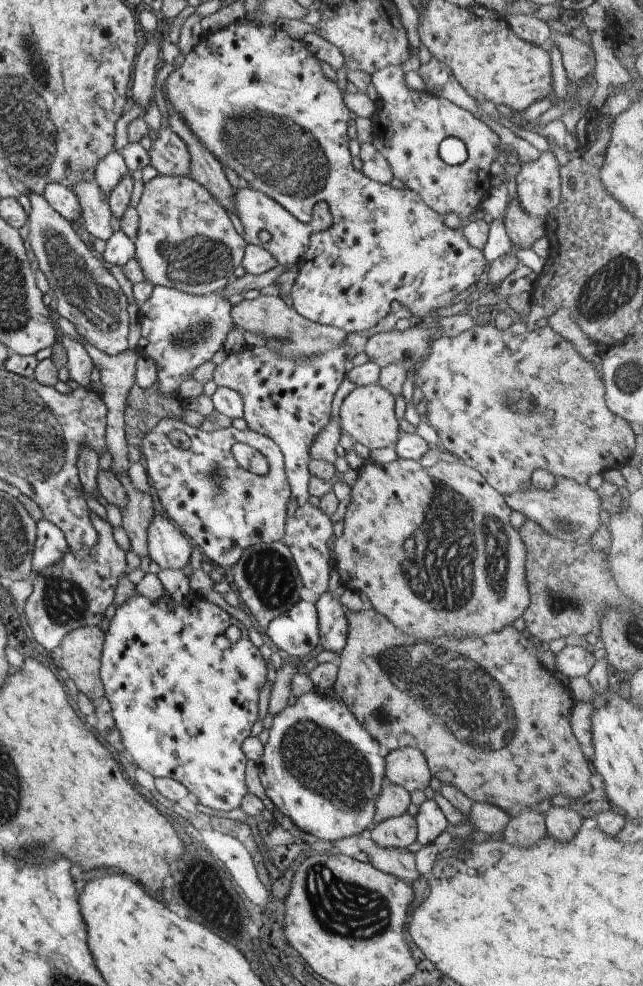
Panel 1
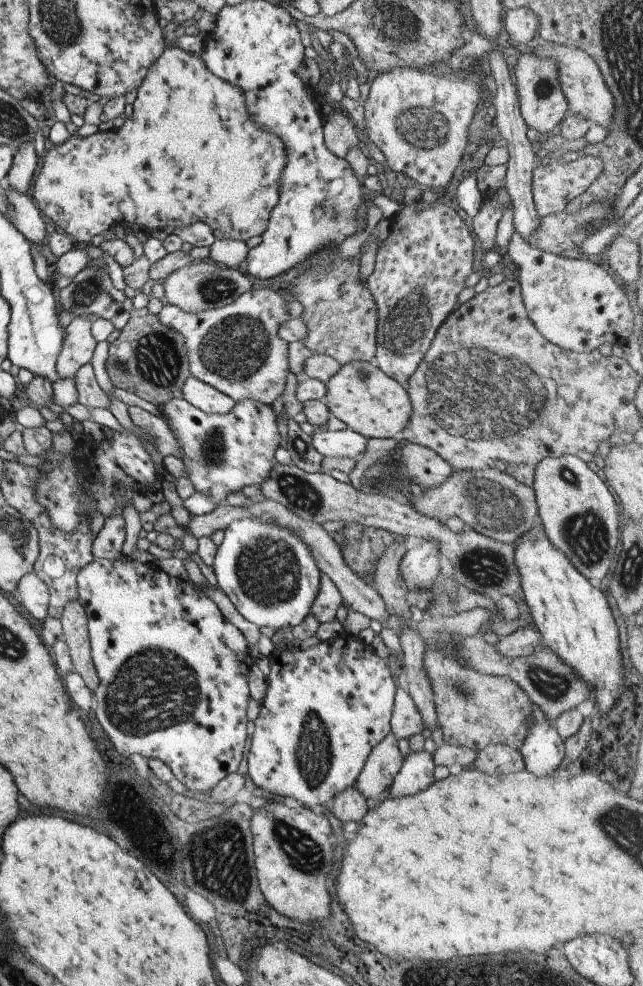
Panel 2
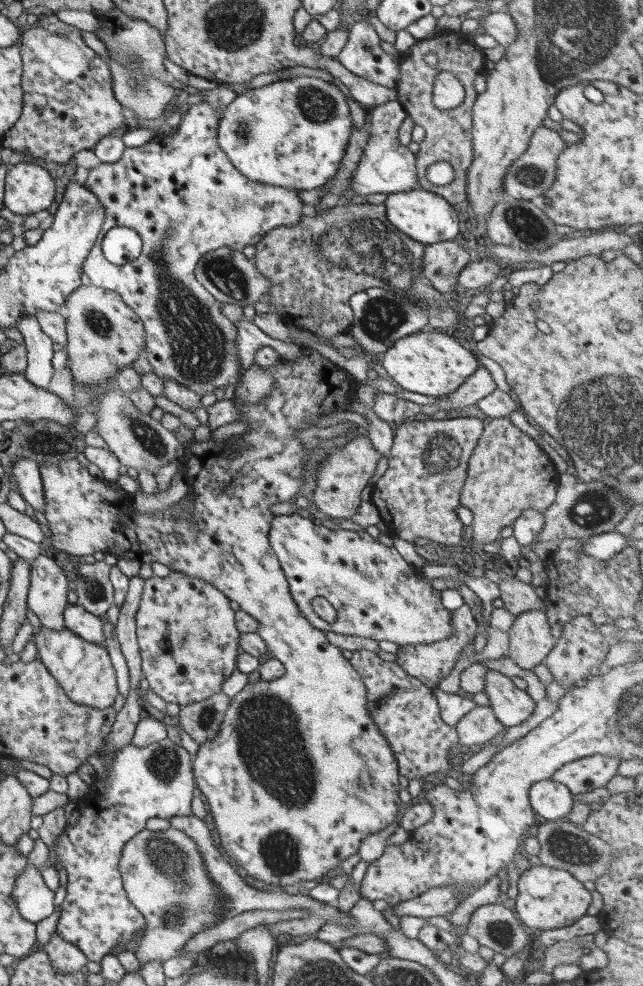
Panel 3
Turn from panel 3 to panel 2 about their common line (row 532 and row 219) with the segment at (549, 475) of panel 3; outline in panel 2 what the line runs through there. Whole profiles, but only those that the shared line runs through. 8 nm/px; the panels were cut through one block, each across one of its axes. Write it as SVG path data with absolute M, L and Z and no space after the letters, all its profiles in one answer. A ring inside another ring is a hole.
M497 191L492 197L483 198L479 212L472 218L471 228L483 252L495 246L496 224L507 203L509 198L506 191Z

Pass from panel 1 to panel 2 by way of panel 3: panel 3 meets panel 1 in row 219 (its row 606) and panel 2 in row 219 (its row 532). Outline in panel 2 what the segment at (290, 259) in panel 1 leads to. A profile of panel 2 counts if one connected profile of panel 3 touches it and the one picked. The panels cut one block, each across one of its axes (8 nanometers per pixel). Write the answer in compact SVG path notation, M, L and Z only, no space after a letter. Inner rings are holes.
M168 22L164 27L163 34L166 34L166 39L164 40L163 52L157 60L153 61L143 80L136 88L135 100L128 107L127 117L121 127L113 128L109 132L100 132L98 130L85 138L71 135L62 144L51 146L49 151L44 154L43 165L40 172L37 172L37 176L35 176L35 182L33 182L32 200L40 210L43 218L46 221L53 222L59 230L63 230L65 234L68 234L76 245L85 246L89 244L95 234L106 234L109 227L114 228L117 225L126 226L134 232L151 235L153 231L157 232L163 229L186 227L193 223L203 223L211 229L215 239L242 242L251 238L251 236L261 236L265 230L269 213L278 199L280 172L286 163L286 152L283 143L278 136L273 136L254 125L254 122L250 120L250 116L247 114L244 98L239 88L235 88L218 76L211 74L199 55L188 54L175 46L171 46L171 43L175 40L173 31L177 26L173 22Z

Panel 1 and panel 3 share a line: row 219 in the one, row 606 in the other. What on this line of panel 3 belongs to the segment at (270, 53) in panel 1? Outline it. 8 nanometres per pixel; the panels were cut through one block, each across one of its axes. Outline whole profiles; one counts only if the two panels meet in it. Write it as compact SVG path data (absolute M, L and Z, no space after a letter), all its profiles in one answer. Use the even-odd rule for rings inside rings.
M296 513L288 515L276 515L273 516L273 518L271 518L271 522L269 522L268 543L273 551L273 554L275 554L276 559L278 560L280 569L285 575L287 584L289 584L289 594L291 594L291 600L295 602L295 606L297 606L297 610L303 614L303 618L305 618L305 620L307 620L307 622L309 622L313 628L317 628L317 630L320 630L322 633L335 632L335 634L345 634L345 636L364 637L367 639L372 639L377 643L379 641L389 641L397 644L398 647L416 646L417 644L431 644L433 642L438 642L441 638L446 638L447 635L451 635L451 633L453 633L453 630L451 630L451 614L449 614L449 610L445 609L441 605L440 592L434 590L428 583L428 580L423 578L417 569L405 562L399 553L395 551L393 546L385 546L379 543L376 538L371 537L365 532L365 530L331 530L323 527L323 525L320 525L319 522L308 520L297 515ZM315 596L323 596L323 598L325 598L325 600L327 600L327 602L329 602L335 609L336 617L333 622L329 623L322 620L311 609L309 602L311 602L311 598L315 598Z

